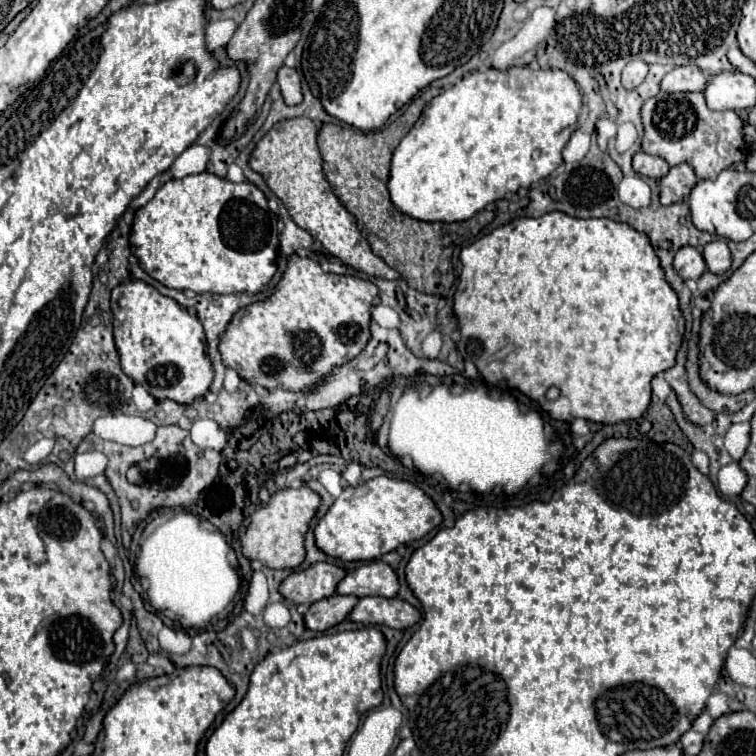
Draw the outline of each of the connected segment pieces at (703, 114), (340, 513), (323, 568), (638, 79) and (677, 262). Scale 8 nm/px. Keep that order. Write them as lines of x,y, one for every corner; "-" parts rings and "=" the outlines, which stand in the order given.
664,93
650,97
642,105
642,123
644,123
644,137
642,137
642,151
648,155
662,157
670,167
688,163
698,179
714,179
720,171
728,169
736,161
746,161
748,145
742,133
742,119
736,111
712,111
706,107
702,93
=
374,477
368,481
358,483
356,487
344,487
342,495
334,501
334,505
326,511
326,515
316,523
314,527
314,541
320,551
334,559
342,561
372,561
380,559
382,555
394,551
398,545
422,539
432,529
436,529
442,523
442,515
436,509
434,501
418,487
414,487
408,481
402,479
390,479
390,477
=
314,563
308,569
290,573
280,583
280,593
294,605
312,605
320,599
332,597
344,575
344,569
334,563
=
634,59
634,61
630,61
630,63
624,67
624,71
622,71
622,85
624,85
626,89
638,87
638,85
644,81
646,73
648,73
648,65
646,65
644,61
640,61
640,59
=
682,247
674,255
674,269
682,279
698,279
706,271
702,253
696,247

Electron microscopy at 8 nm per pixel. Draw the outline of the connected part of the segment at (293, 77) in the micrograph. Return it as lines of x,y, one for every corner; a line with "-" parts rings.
282,67
278,71
278,83
280,83
280,89
282,89
286,105
302,103
302,79
300,79
296,69

